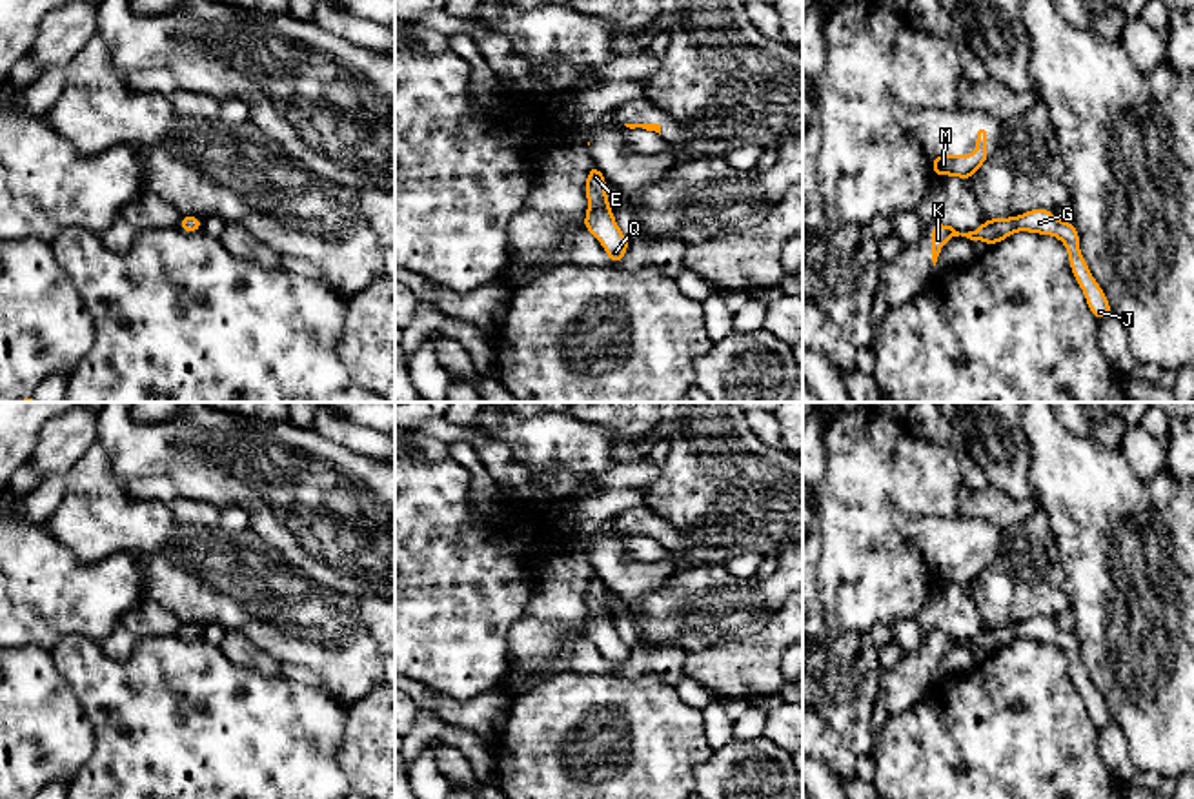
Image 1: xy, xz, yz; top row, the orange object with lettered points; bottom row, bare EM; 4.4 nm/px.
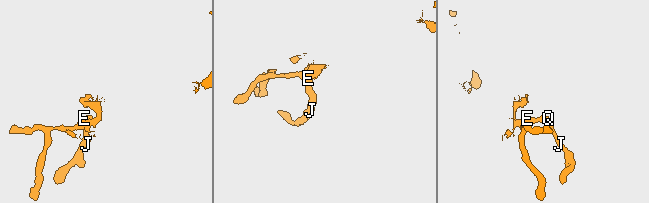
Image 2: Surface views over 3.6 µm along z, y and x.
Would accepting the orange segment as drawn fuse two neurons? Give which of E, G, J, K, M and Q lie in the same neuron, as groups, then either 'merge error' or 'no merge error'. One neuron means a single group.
groups E G J K M Q; no merge error

